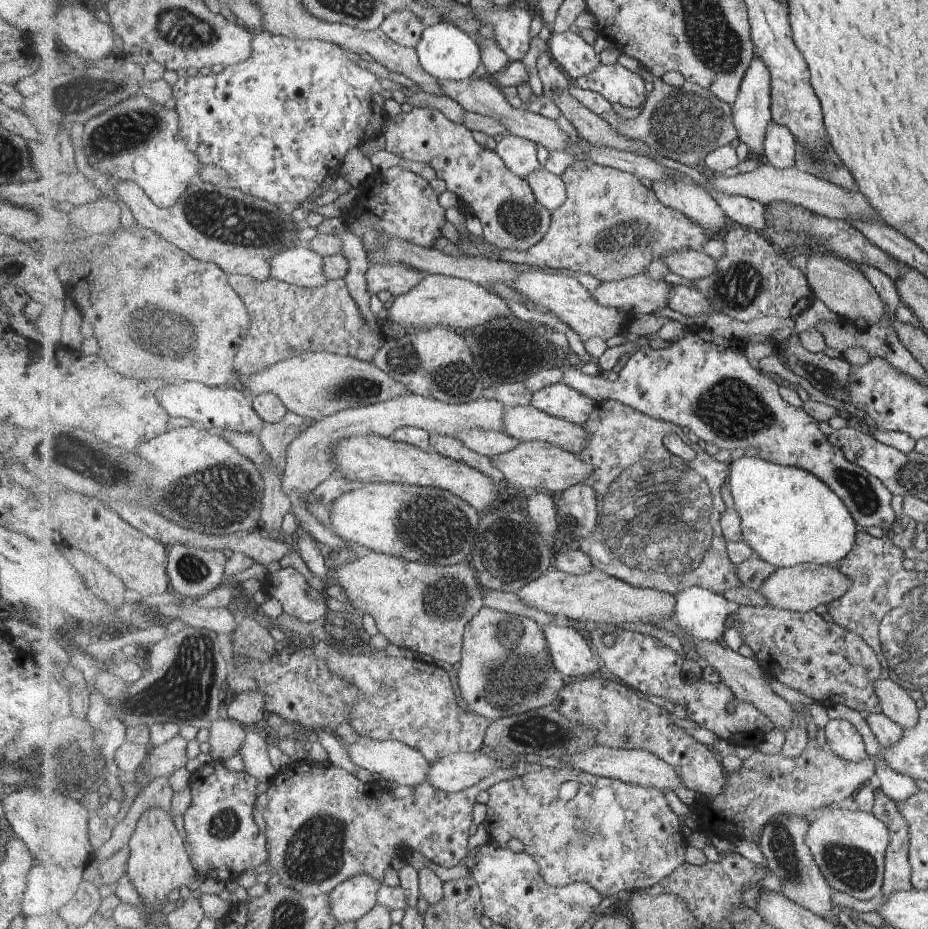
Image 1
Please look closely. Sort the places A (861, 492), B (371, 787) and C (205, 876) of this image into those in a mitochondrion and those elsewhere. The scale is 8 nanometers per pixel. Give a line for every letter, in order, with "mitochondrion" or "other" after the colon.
A: mitochondrion
B: other
C: other

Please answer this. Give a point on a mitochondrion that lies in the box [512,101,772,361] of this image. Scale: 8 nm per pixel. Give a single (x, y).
(738, 287)

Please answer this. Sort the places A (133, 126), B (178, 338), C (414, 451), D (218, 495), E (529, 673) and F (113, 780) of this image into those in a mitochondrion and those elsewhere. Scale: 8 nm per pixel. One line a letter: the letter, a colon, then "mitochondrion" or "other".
A: mitochondrion
B: mitochondrion
C: other
D: mitochondrion
E: mitochondrion
F: other

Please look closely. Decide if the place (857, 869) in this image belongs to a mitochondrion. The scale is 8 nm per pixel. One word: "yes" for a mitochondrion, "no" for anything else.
yes

